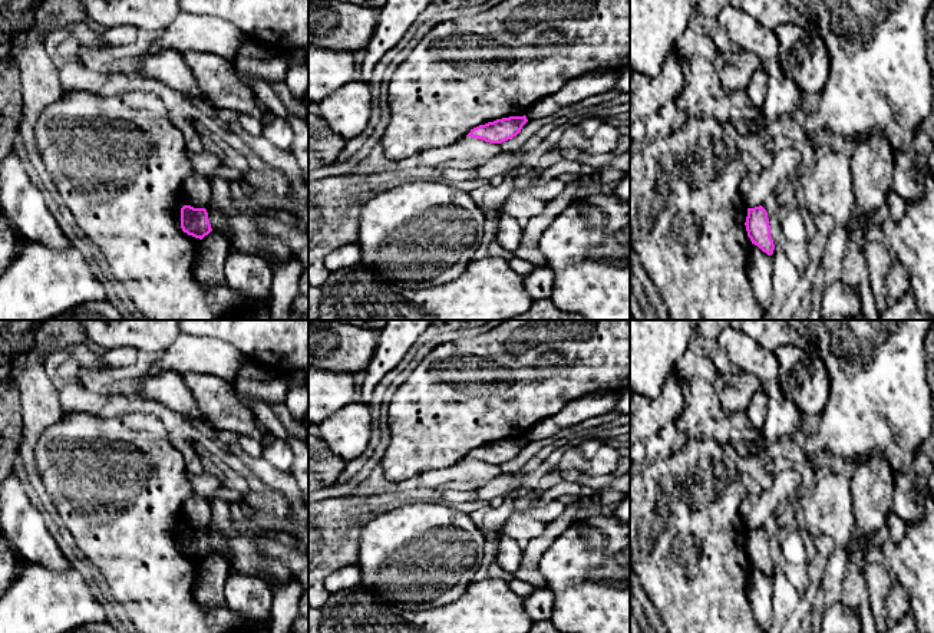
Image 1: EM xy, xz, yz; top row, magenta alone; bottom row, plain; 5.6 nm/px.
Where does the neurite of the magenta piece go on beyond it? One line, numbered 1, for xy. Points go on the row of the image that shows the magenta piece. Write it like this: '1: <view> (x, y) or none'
1: none

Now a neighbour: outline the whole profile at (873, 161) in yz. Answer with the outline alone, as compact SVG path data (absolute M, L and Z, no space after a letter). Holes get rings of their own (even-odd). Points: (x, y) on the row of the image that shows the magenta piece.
M878 133L859 142L851 156L854 177L855 218L861 228L869 230L868 221L887 201L894 174L895 154Z

